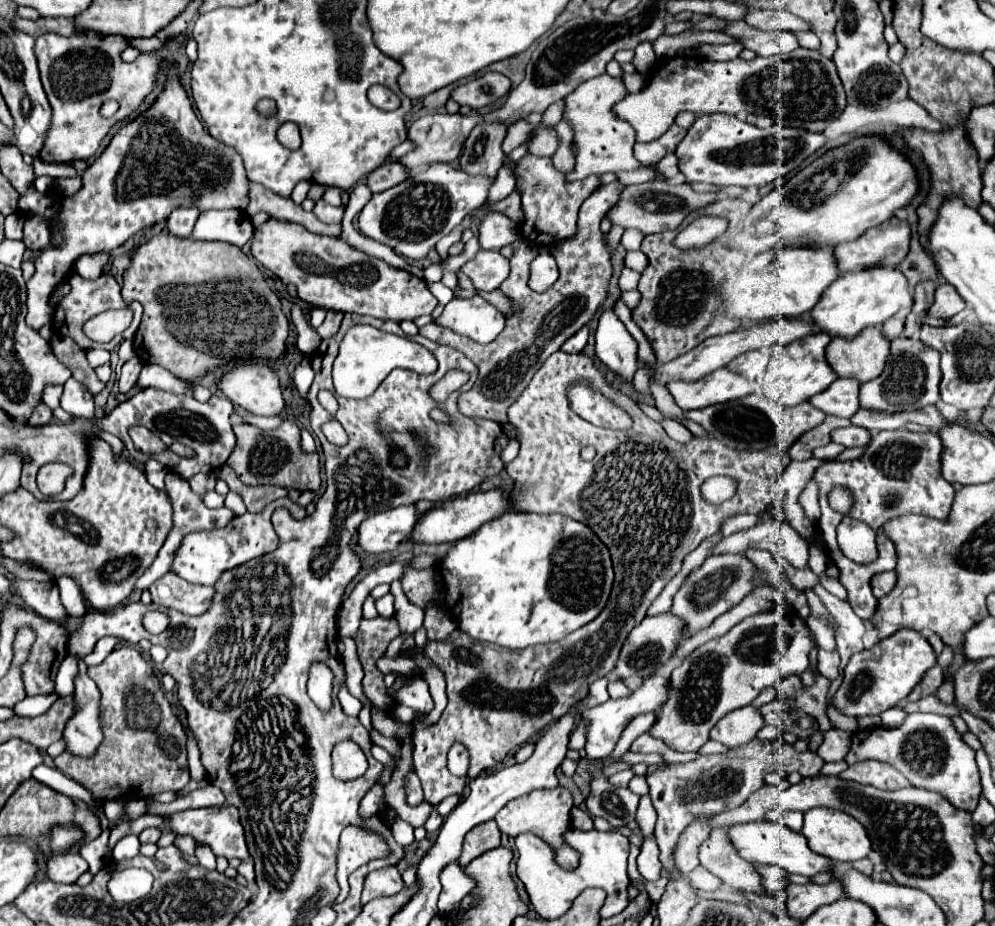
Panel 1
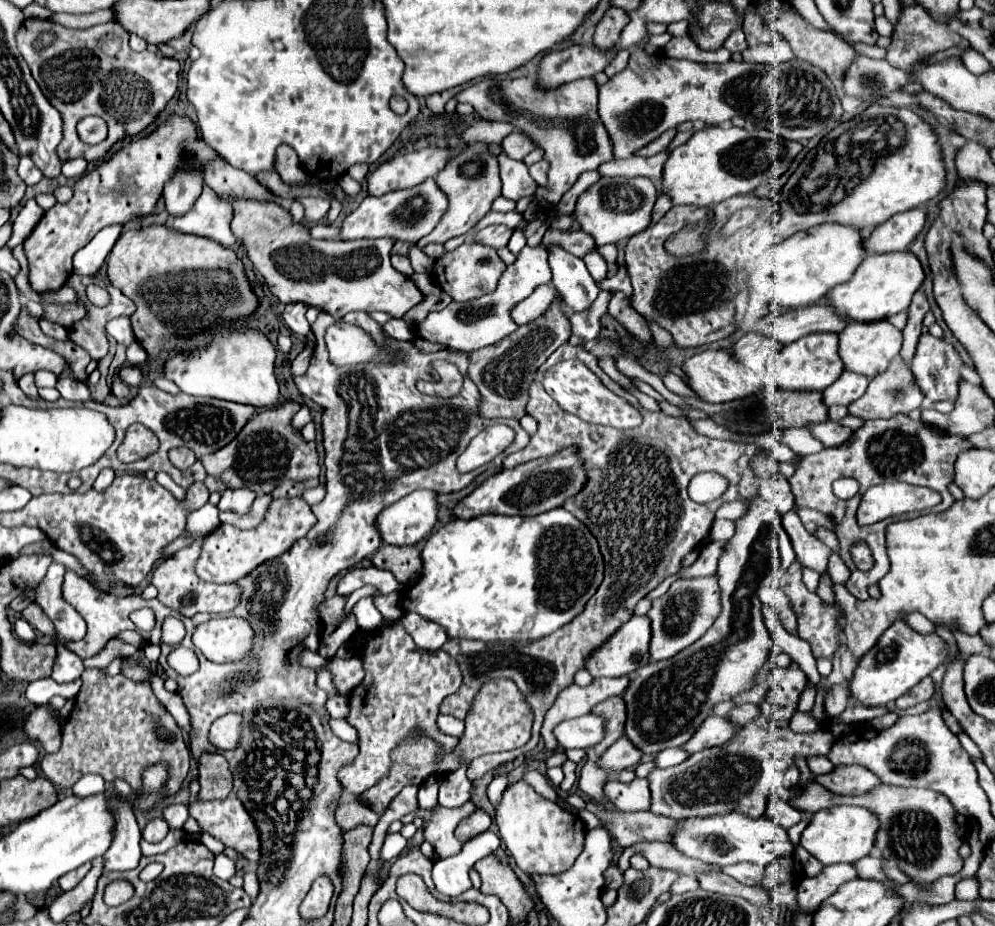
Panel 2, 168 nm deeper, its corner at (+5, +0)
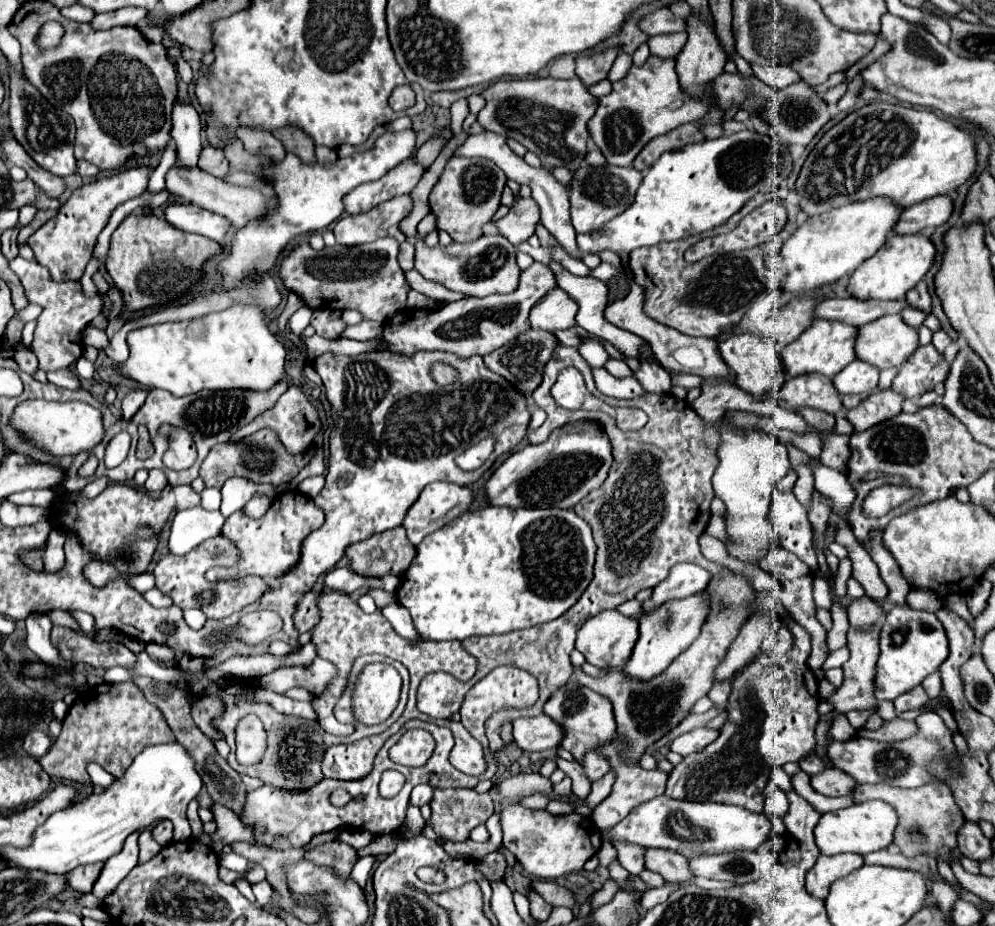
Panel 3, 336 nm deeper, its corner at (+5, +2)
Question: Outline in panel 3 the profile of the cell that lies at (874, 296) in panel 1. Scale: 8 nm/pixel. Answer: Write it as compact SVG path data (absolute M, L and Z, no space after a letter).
M891 234L885 244L869 258L853 276L849 278L847 292L857 300L903 300L905 294L929 272L931 264L935 260L935 246L929 240L929 236L923 234L909 234L909 236L897 236Z

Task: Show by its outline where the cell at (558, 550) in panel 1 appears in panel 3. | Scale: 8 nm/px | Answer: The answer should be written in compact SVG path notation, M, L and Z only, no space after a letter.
M487 506L475 512L465 512L463 516L455 518L453 522L445 524L441 530L425 536L425 540L417 546L417 556L409 568L409 572L403 576L401 588L397 590L397 600L411 612L413 624L423 640L465 640L469 636L489 636L489 634L505 634L513 630L525 630L533 628L545 622L551 622L559 616L563 616L585 592L585 588L593 580L593 566L595 566L595 552L597 546L591 536L589 524L579 518L573 510L561 510L561 508L497 508Z

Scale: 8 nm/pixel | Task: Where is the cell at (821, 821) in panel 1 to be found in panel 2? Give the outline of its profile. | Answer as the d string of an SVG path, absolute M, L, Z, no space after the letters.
M837 806L829 810L821 810L813 814L809 826L801 834L801 846L817 858L823 866L839 864L839 862L857 862L867 856L875 844L877 834L877 818L869 810L861 806Z

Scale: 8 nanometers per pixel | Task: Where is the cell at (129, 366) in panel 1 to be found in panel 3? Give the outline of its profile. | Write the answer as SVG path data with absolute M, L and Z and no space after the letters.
M131 390L131 392L127 392L127 396L123 398L123 416L131 418L141 408L145 398L147 398L147 390Z

